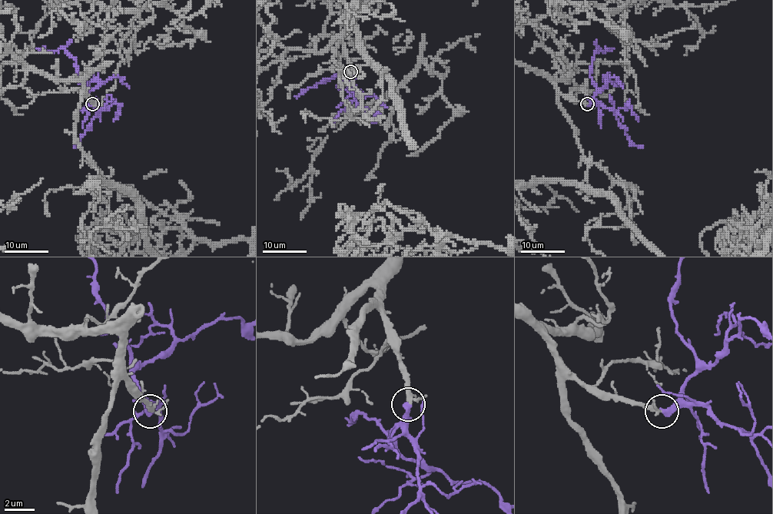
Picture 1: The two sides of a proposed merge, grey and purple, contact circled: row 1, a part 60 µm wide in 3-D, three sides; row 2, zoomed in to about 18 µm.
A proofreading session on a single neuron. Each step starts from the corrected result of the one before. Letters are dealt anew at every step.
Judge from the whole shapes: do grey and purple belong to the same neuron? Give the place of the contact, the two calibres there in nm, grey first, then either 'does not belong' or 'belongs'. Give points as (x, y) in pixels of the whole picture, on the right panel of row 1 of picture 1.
at (587, 104); 200 nm thick on the grey side, 400 nm on the other; belongs

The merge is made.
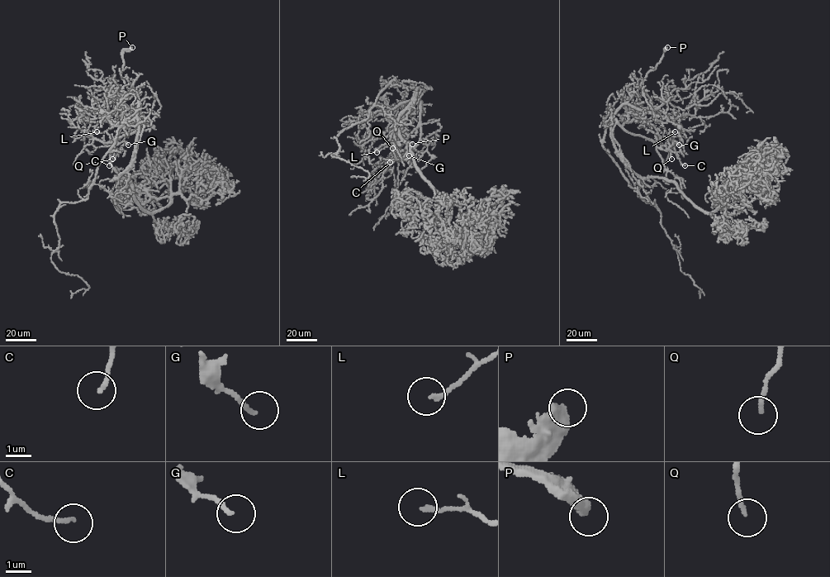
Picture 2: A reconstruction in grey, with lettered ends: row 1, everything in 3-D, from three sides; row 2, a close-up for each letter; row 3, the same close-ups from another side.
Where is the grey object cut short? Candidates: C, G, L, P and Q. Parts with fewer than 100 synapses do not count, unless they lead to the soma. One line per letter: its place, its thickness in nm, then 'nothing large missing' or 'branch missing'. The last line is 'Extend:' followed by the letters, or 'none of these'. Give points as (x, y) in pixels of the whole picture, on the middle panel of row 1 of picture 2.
C: (390, 162) | 150 nm | nothing large missing
G: (409, 155) | 160 nm | nothing large missing
L: (377, 152) | 160 nm | nothing large missing
P: (412, 144) | 550 nm | branch missing
Q: (392, 148) | 140 nm | nothing large missing
Extend: P

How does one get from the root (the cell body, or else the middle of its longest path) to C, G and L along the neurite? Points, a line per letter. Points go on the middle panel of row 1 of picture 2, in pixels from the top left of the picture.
C: (417, 88), (420, 97), (394, 131), (397, 153), (390, 162)
G: (417, 88), (420, 97), (394, 131), (394, 147), (409, 155)
L: (417, 88), (420, 97), (394, 131), (396, 144), (377, 152)

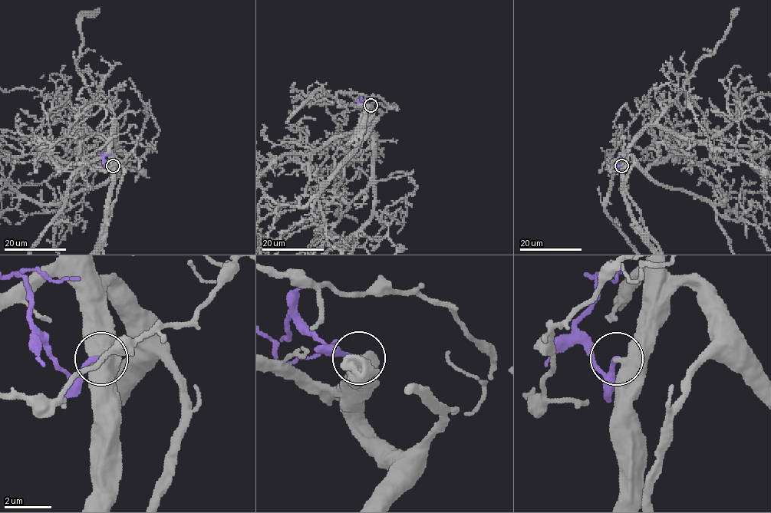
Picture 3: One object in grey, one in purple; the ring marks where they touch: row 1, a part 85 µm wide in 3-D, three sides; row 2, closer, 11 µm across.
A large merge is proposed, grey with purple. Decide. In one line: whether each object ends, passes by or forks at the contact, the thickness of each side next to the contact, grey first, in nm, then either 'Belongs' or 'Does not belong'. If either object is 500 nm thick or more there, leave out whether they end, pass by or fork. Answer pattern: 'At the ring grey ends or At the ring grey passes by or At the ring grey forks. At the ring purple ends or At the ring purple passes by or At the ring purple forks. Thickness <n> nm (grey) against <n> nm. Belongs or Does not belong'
Thickness 550 nm (grey) against 200 nm. Does not belong

